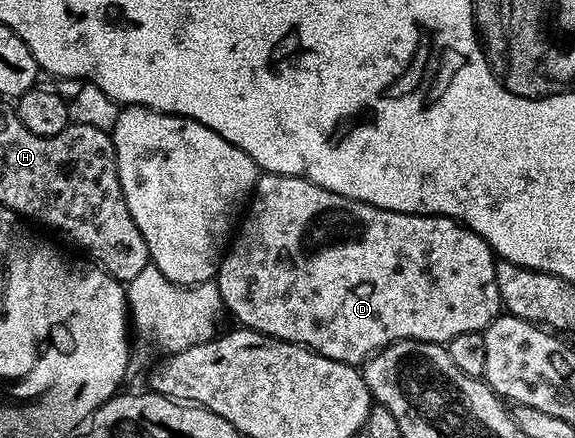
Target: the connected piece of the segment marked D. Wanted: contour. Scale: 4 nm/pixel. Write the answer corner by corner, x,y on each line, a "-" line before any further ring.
262,172
257,178
257,187
247,206
247,212
240,222
239,232
232,238
225,256
221,259
221,265
217,268
215,280
219,287
222,306
237,320
234,322
238,326
253,329
256,333
264,333
266,337
275,337
279,341
292,341
294,345
304,345
306,349
312,349
314,353
327,359
360,366
377,350
384,349
393,341
448,343
464,333
484,331
503,309
495,279
496,270
497,261
493,248
478,233
466,229
460,221
424,213
396,213
390,209
368,205
366,201
347,199
338,193
327,191
307,177

